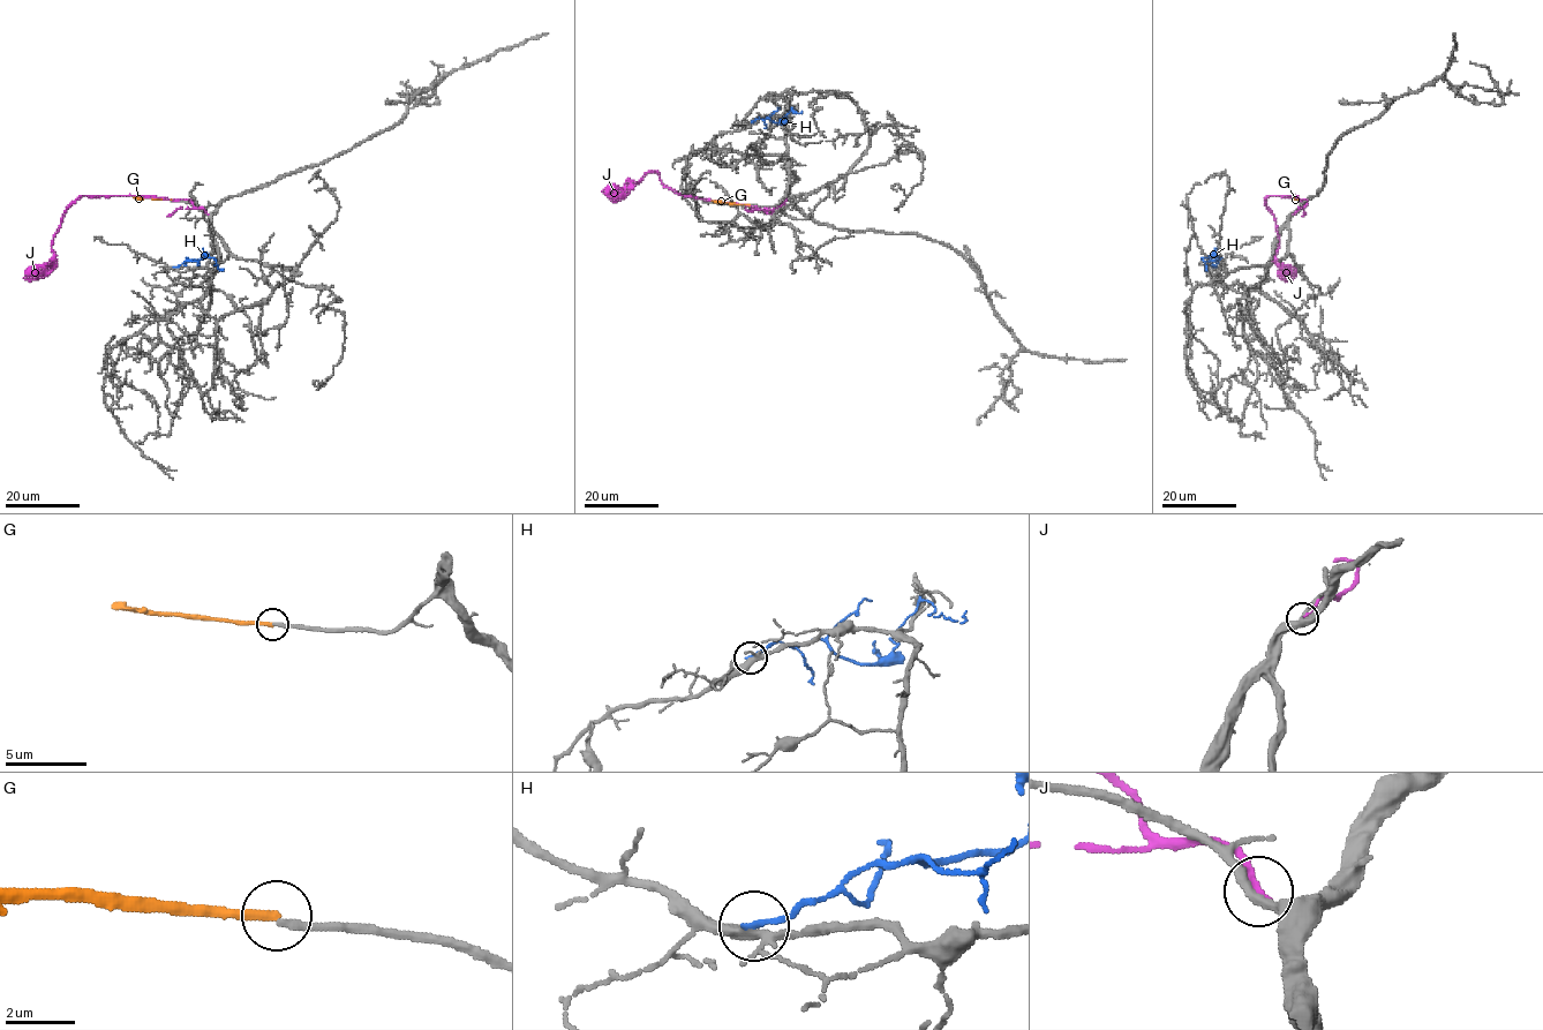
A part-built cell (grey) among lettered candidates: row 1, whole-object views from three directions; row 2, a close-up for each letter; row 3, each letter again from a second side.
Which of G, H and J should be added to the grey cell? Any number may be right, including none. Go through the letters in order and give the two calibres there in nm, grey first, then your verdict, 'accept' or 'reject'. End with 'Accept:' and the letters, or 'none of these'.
G: 240/280 nm | reject
H: 280/180 nm | reject
J: 240/190 nm | reject
Accept: none of these

